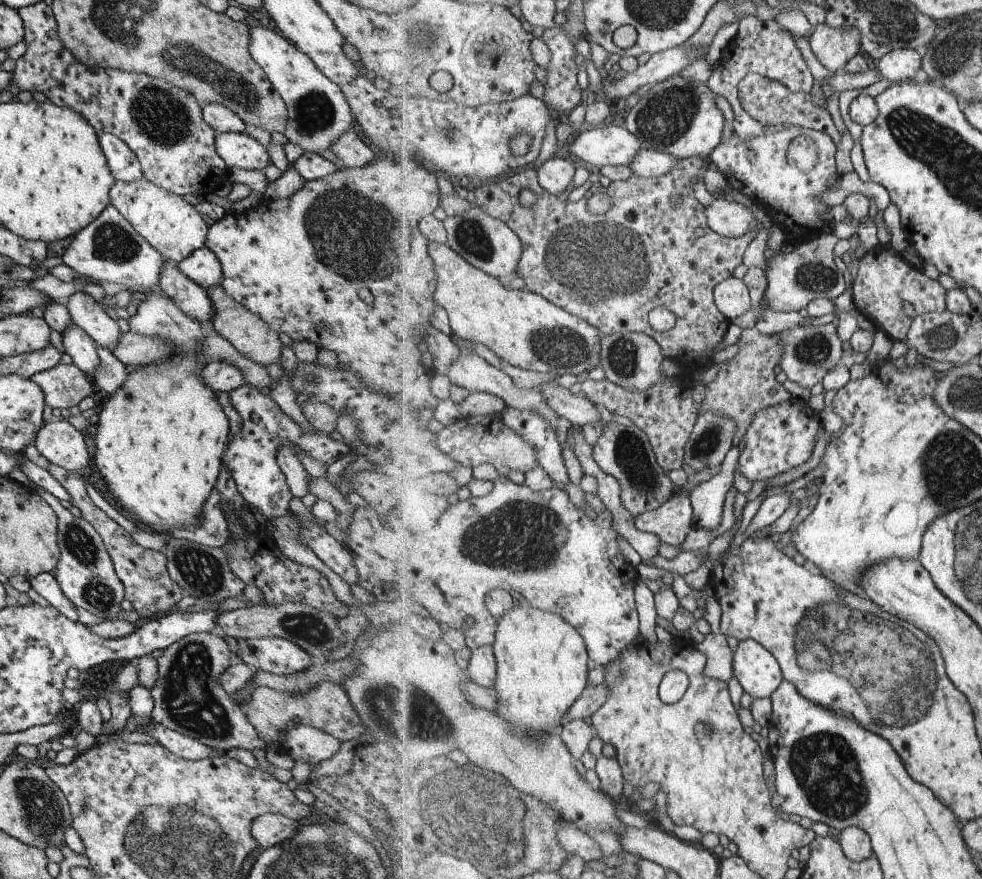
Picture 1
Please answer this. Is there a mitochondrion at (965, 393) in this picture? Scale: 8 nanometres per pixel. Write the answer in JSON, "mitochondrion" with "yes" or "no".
{"mitochondrion":"yes"}

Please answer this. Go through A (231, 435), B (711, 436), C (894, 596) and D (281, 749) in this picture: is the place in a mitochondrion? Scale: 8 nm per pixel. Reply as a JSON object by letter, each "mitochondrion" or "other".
{"A":"other","B":"mitochondrion","C":"other","D":"other"}

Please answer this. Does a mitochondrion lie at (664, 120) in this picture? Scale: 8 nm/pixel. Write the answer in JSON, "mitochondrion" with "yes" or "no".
{"mitochondrion":"yes"}

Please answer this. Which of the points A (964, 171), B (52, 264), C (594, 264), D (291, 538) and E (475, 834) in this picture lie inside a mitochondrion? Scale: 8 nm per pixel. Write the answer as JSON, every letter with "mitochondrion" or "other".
{"A":"mitochondrion","B":"other","C":"mitochondrion","D":"other","E":"mitochondrion"}

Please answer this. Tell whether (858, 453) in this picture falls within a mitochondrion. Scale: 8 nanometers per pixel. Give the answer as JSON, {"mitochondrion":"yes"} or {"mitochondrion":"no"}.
{"mitochondrion":"no"}

